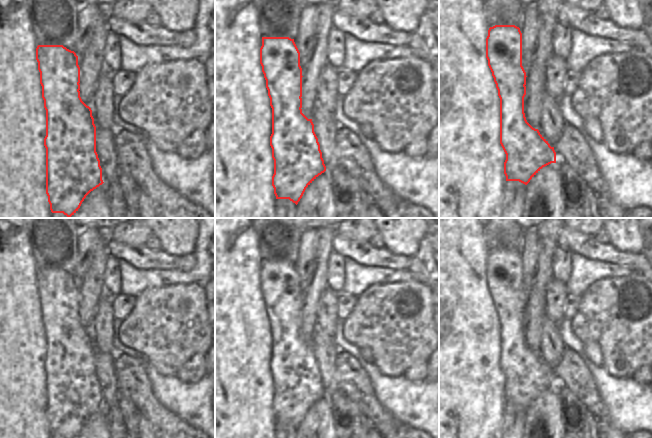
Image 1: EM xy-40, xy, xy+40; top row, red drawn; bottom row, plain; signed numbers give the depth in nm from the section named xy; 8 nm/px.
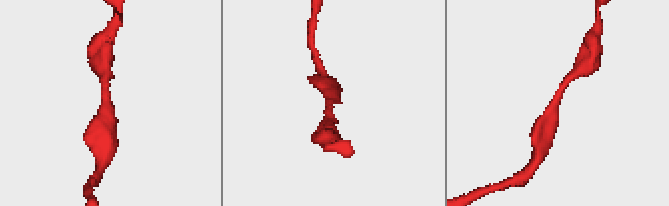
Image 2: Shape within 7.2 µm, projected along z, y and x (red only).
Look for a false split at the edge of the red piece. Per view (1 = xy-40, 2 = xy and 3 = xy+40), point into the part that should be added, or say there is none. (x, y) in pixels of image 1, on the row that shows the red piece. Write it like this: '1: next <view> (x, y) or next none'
1: next none
2: next none
3: next none

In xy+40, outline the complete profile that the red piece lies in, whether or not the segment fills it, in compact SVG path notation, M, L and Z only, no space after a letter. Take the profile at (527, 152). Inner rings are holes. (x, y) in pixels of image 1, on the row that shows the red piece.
M495 25L488 30L486 58L500 98L500 144L506 154L504 174L506 181L527 185L545 166L556 163L556 152L548 141L526 120L524 97L526 72L522 66L522 33L515 25Z

